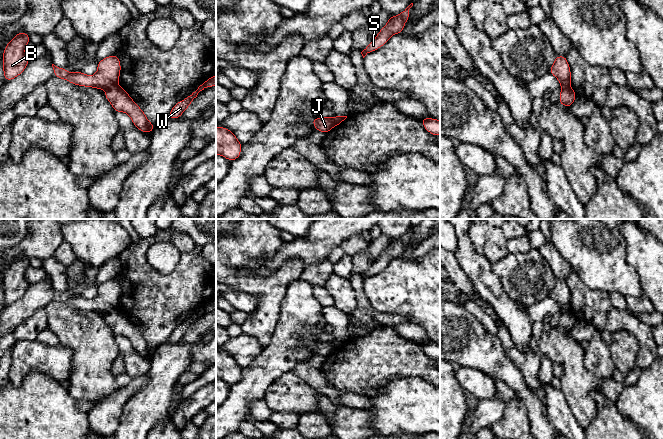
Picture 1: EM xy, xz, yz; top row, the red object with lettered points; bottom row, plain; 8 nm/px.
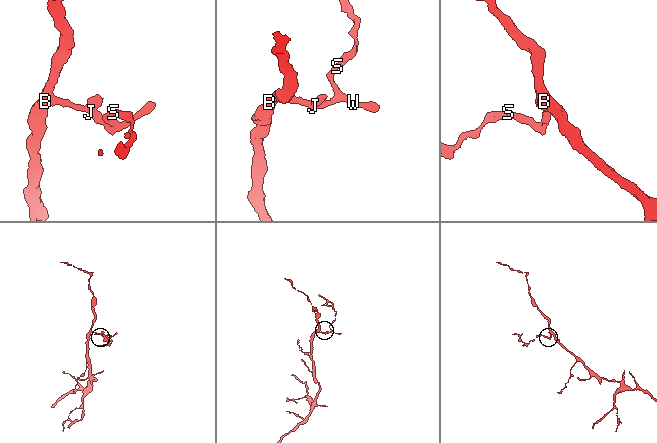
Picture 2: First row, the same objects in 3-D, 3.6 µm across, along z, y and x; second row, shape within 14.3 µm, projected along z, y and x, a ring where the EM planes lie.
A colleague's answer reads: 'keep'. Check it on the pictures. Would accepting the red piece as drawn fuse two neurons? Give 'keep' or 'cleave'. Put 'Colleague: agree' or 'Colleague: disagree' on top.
Colleague: disagree
cleave

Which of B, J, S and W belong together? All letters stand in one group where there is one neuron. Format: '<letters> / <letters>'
B J / S W

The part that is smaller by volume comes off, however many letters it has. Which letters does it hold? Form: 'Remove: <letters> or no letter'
Remove: S, W

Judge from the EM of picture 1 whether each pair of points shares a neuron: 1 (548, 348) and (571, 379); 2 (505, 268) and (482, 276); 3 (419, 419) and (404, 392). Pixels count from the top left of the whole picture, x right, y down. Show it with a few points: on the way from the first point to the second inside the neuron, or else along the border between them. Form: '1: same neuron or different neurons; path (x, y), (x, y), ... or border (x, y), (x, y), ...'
1: same neuron; path (557, 350), (571, 364), (571, 370)
2: different neurons; border (490, 264), (491, 270), (498, 277), (505, 292)
3: same neuron; path (418, 412), (415, 403), (411, 399)

